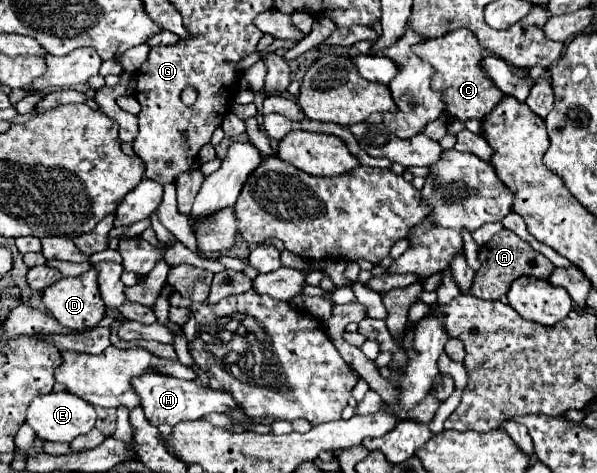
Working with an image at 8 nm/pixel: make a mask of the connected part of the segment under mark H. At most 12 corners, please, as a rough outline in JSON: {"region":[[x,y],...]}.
{"region":[[146,373],[132,381],[152,425],[240,407],[230,393]]}

